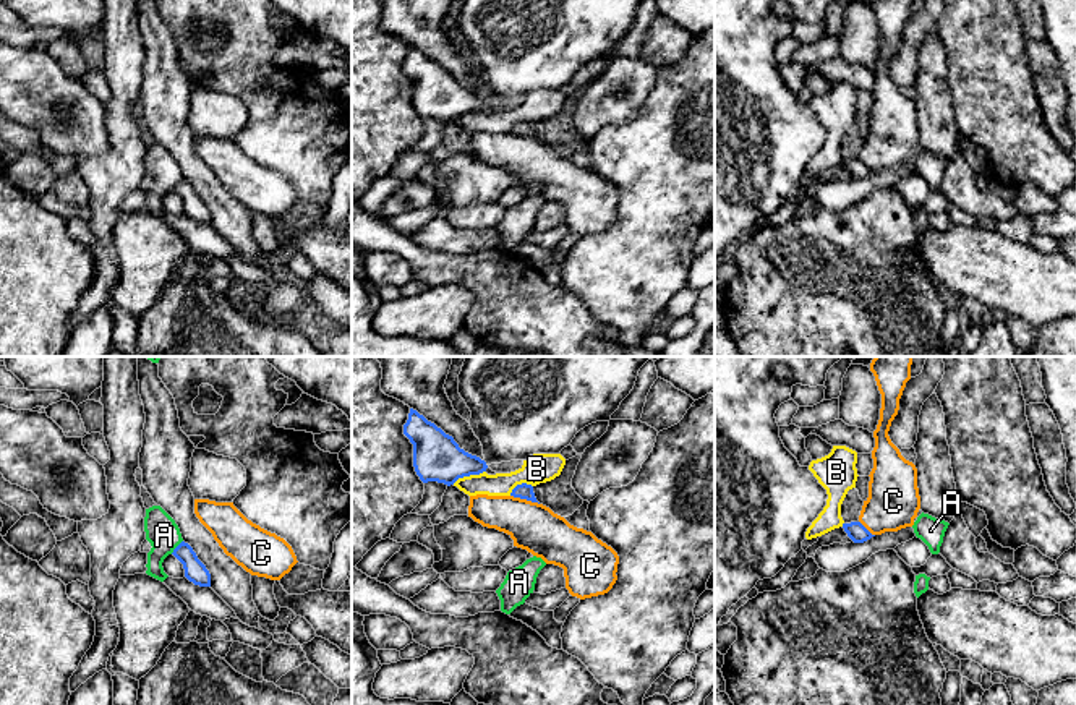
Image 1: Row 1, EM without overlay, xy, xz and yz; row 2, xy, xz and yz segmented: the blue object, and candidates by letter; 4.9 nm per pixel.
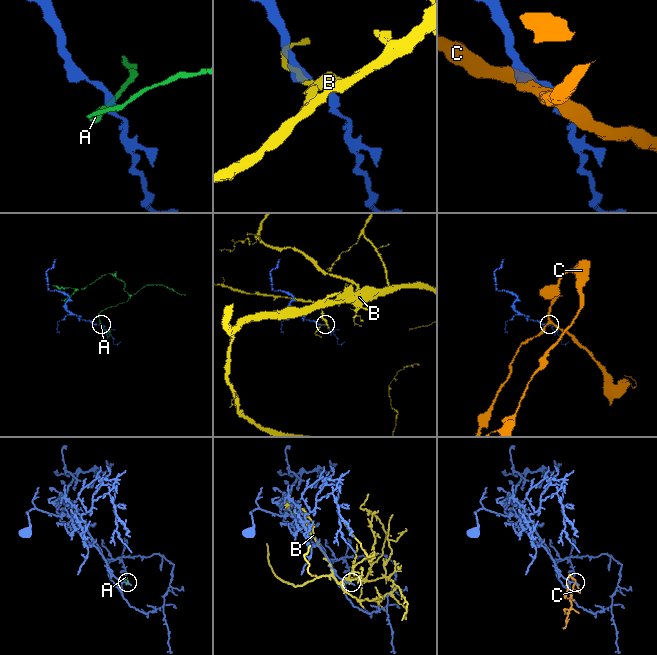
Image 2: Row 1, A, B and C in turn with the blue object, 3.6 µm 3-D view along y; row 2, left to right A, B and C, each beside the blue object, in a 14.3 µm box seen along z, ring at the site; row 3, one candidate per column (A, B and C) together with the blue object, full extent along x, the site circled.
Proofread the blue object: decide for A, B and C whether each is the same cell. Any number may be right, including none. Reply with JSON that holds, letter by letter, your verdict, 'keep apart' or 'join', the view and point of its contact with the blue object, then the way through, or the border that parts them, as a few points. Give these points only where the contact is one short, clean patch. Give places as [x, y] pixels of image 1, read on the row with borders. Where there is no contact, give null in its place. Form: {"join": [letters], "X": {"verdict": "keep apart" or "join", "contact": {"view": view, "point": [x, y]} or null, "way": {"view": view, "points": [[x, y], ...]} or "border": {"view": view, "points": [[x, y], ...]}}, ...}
{"join": [], "A": {"verdict": "keep apart", "contact": {"view": "xy", "point": [177, 546]}, "border": {"view": "xy", "points": [[182, 540], [170, 553]]}}, "B": {"verdict": "keep apart", "contact": {"view": "xz", "point": [469, 475]}, "border": {"view": "xz", "points": [[485, 470], [459, 477], [452, 483]]}}, "C": {"verdict": "keep apart", "contact": {"view": "xz", "point": [525, 498]}}}

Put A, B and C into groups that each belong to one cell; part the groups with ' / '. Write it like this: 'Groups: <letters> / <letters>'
Groups: A / B / C

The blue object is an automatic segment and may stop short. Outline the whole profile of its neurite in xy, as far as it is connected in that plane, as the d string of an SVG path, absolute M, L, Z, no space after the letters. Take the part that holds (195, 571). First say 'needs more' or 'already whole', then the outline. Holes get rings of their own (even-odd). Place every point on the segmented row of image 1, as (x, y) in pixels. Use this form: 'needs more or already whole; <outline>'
already whole; M181 541L172 553L185 569L185 577L199 587L211 587L211 574L206 566L198 559L193 548Z

